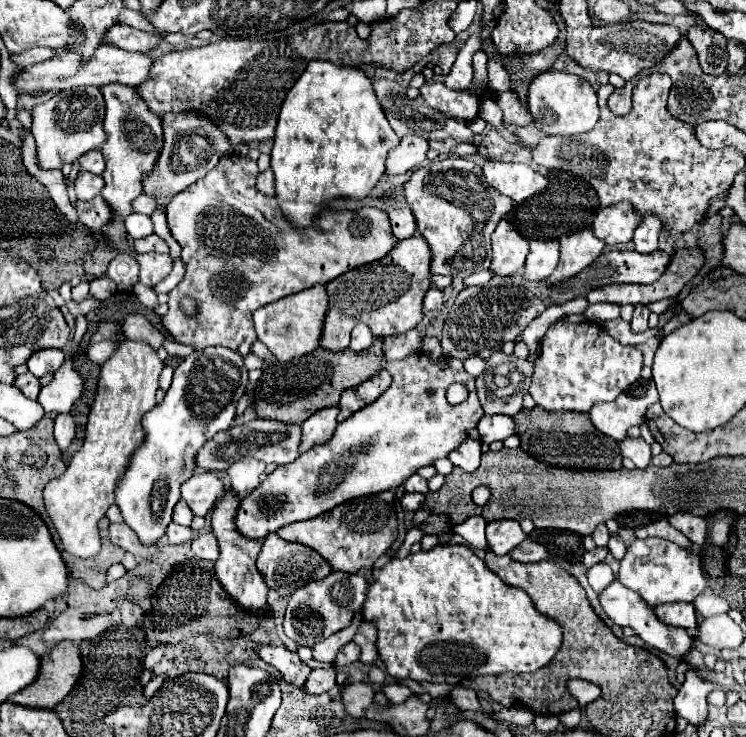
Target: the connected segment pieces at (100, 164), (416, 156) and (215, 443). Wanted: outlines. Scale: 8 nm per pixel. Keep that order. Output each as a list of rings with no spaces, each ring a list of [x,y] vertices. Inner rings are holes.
[[[88,151],[86,155],[82,155],[82,159],[78,159],[80,169],[82,171],[90,171],[94,175],[102,175],[104,173],[104,159],[100,151]]]
[[[402,137],[400,145],[390,151],[388,155],[388,175],[402,175],[410,169],[422,165],[428,153],[428,139],[424,137]]]
[[[254,419],[250,423],[230,427],[228,431],[220,431],[212,439],[208,439],[204,443],[202,451],[198,451],[198,455],[196,455],[196,467],[202,471],[224,473],[232,463],[236,463],[238,459],[244,459],[244,457],[254,457],[254,459],[260,459],[264,463],[288,465],[300,455],[300,451],[298,451],[300,439],[302,439],[300,425],[278,423],[274,419]]]

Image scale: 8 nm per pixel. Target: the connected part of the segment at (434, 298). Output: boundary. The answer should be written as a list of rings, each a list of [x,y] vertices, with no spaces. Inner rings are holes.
[[[428,289],[426,297],[424,297],[424,311],[426,313],[436,313],[436,311],[440,311],[442,303],[444,303],[442,291],[440,289]]]

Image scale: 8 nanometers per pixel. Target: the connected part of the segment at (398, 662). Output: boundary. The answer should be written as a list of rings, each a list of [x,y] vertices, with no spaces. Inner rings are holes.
[[[436,545],[434,549],[430,551],[418,551],[418,553],[410,553],[406,555],[404,559],[398,559],[394,557],[390,563],[386,563],[384,567],[374,567],[372,569],[372,575],[374,575],[374,581],[368,583],[368,591],[366,591],[366,603],[362,605],[360,609],[360,615],[362,615],[362,621],[370,621],[376,629],[378,629],[378,641],[376,641],[376,647],[378,647],[378,653],[380,653],[380,659],[384,661],[386,665],[386,671],[396,677],[396,679],[414,679],[414,681],[430,681],[430,683],[436,683],[436,681],[446,681],[450,685],[458,685],[464,677],[478,677],[478,675],[498,675],[498,673],[532,673],[540,667],[544,667],[560,649],[562,645],[562,627],[542,615],[532,599],[528,597],[526,591],[518,589],[518,587],[510,587],[506,585],[496,573],[492,573],[484,561],[480,557],[476,557],[472,553],[470,547],[466,545]]]

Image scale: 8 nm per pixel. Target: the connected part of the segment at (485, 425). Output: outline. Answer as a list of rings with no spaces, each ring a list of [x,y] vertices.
[[[484,415],[478,423],[478,431],[484,443],[504,441],[506,437],[516,433],[516,423],[510,415]]]

